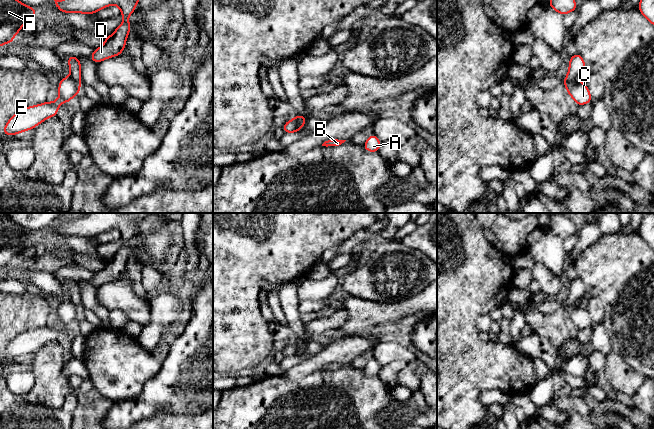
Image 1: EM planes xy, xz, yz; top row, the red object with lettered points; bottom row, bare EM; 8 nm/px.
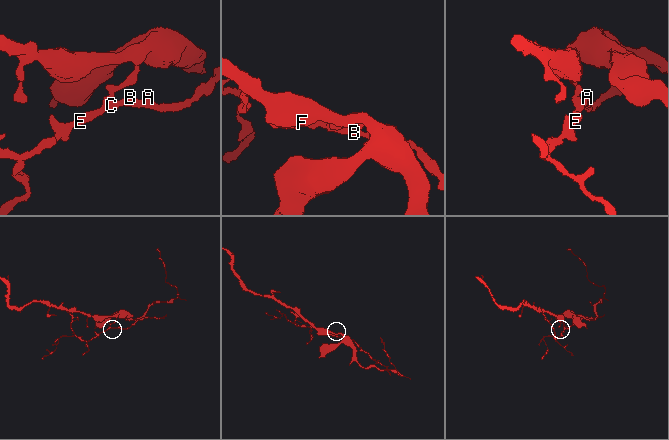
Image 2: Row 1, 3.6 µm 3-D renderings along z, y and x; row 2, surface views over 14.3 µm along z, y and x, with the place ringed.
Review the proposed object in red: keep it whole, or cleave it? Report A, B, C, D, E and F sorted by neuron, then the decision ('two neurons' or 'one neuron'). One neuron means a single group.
A B C E / D F | two neurons

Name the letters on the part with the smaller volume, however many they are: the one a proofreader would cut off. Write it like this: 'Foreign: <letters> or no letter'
Foreign: A, B, C, E

